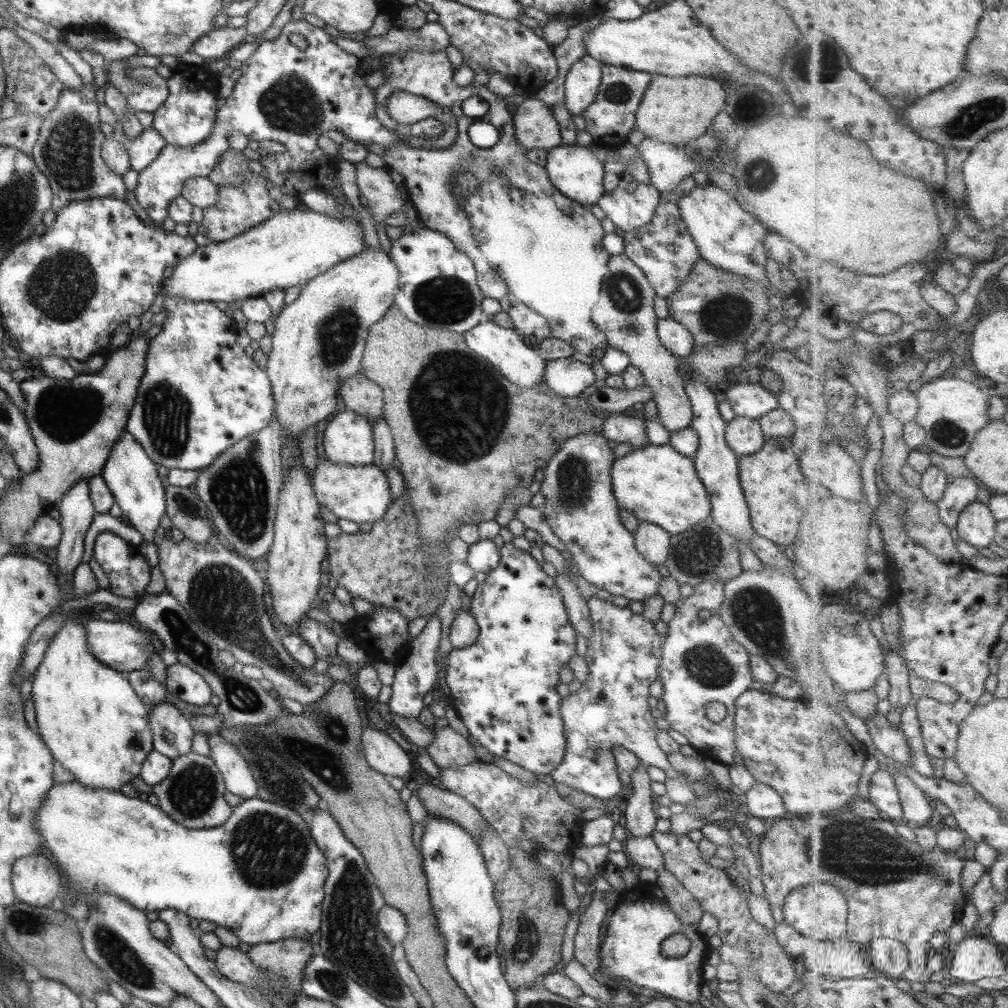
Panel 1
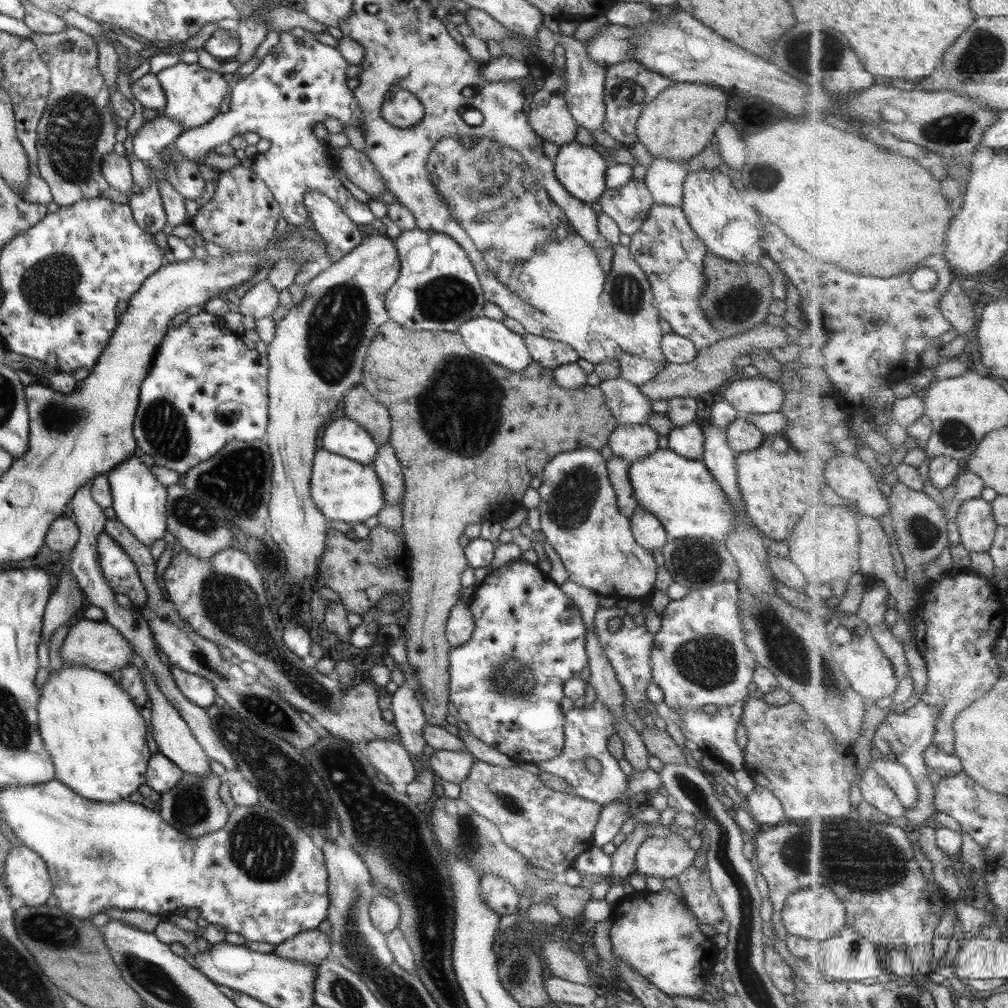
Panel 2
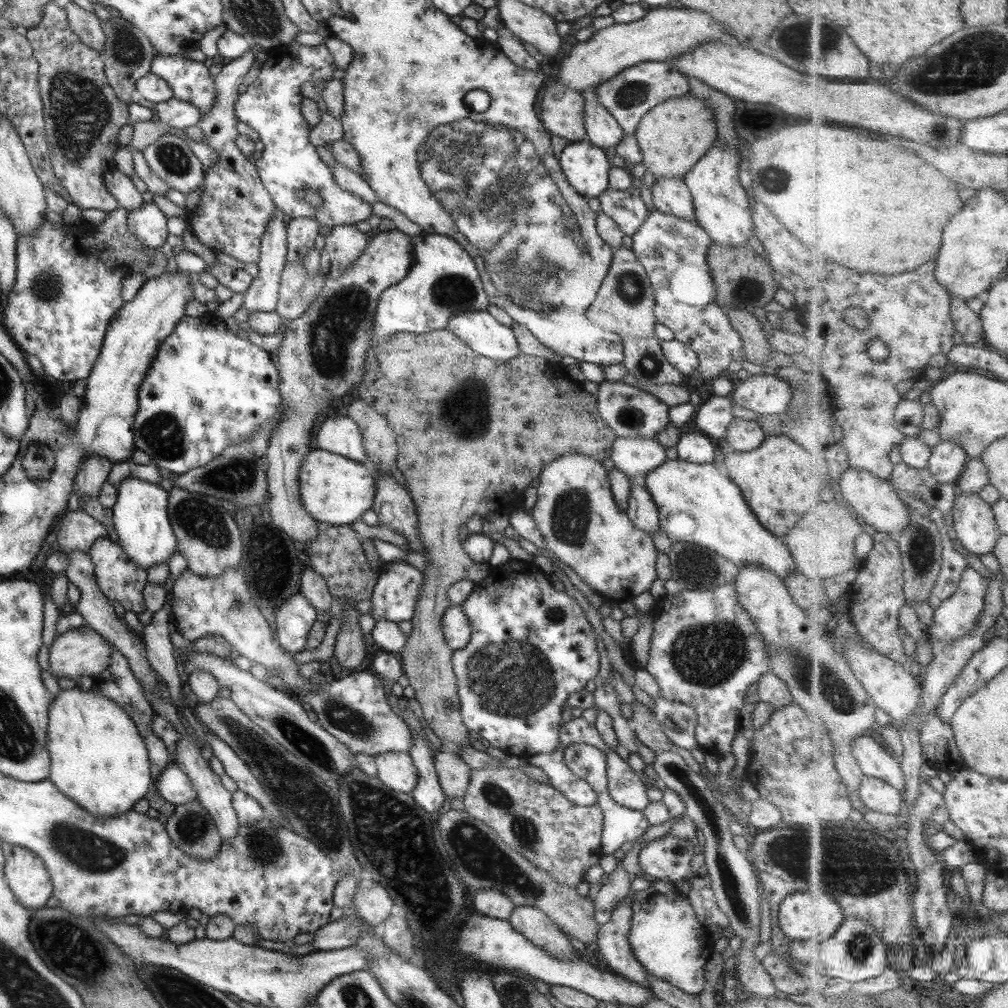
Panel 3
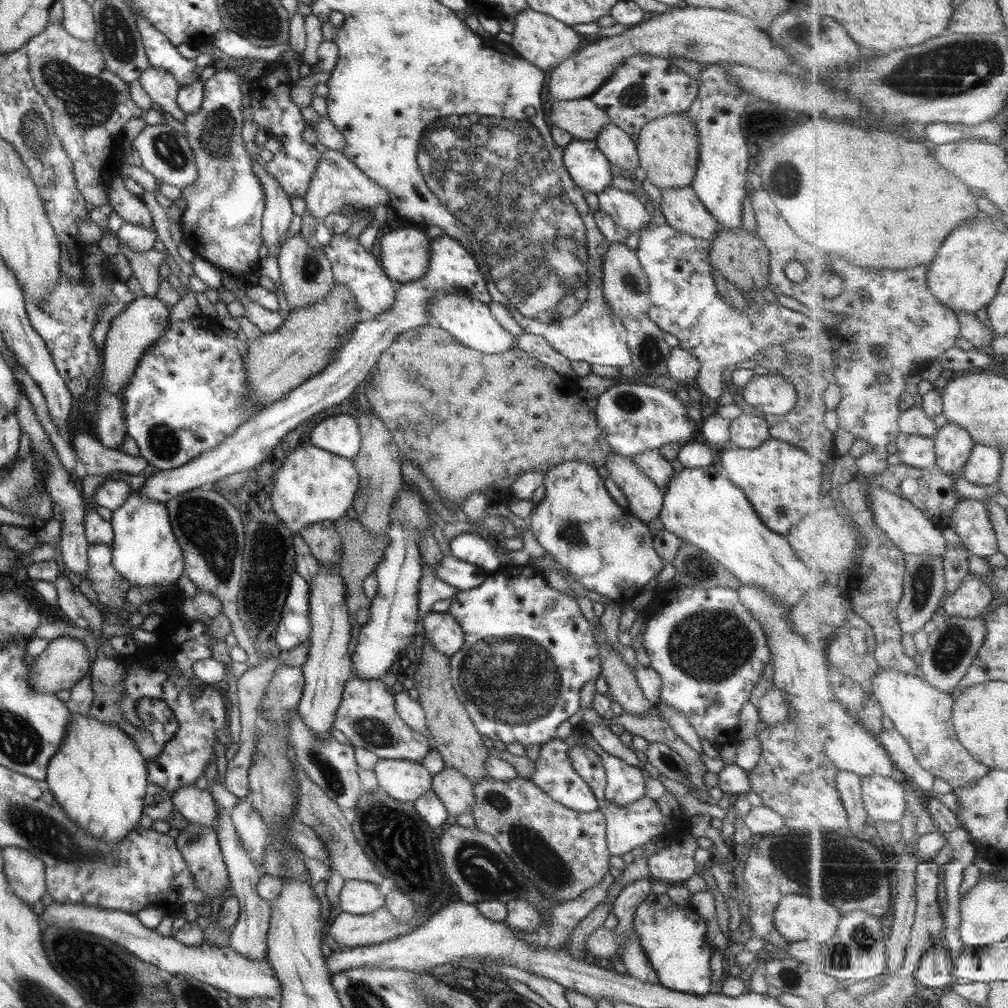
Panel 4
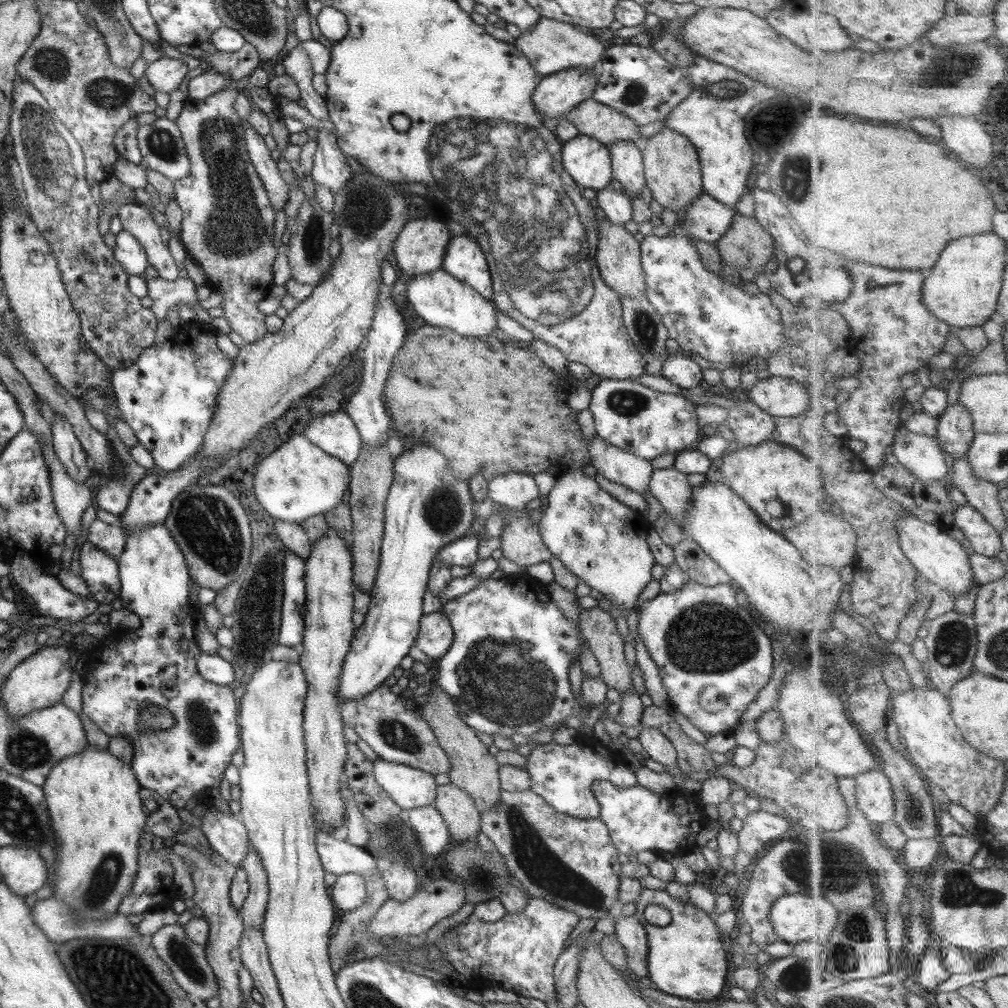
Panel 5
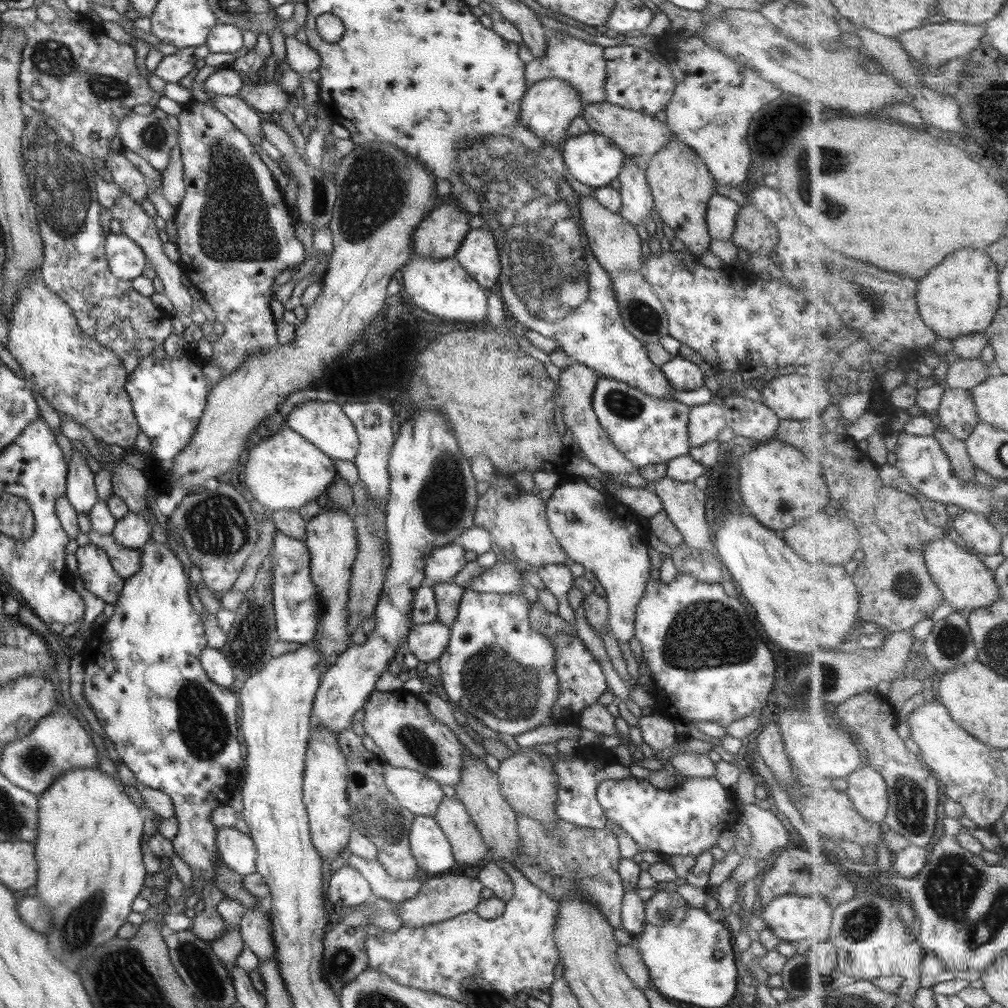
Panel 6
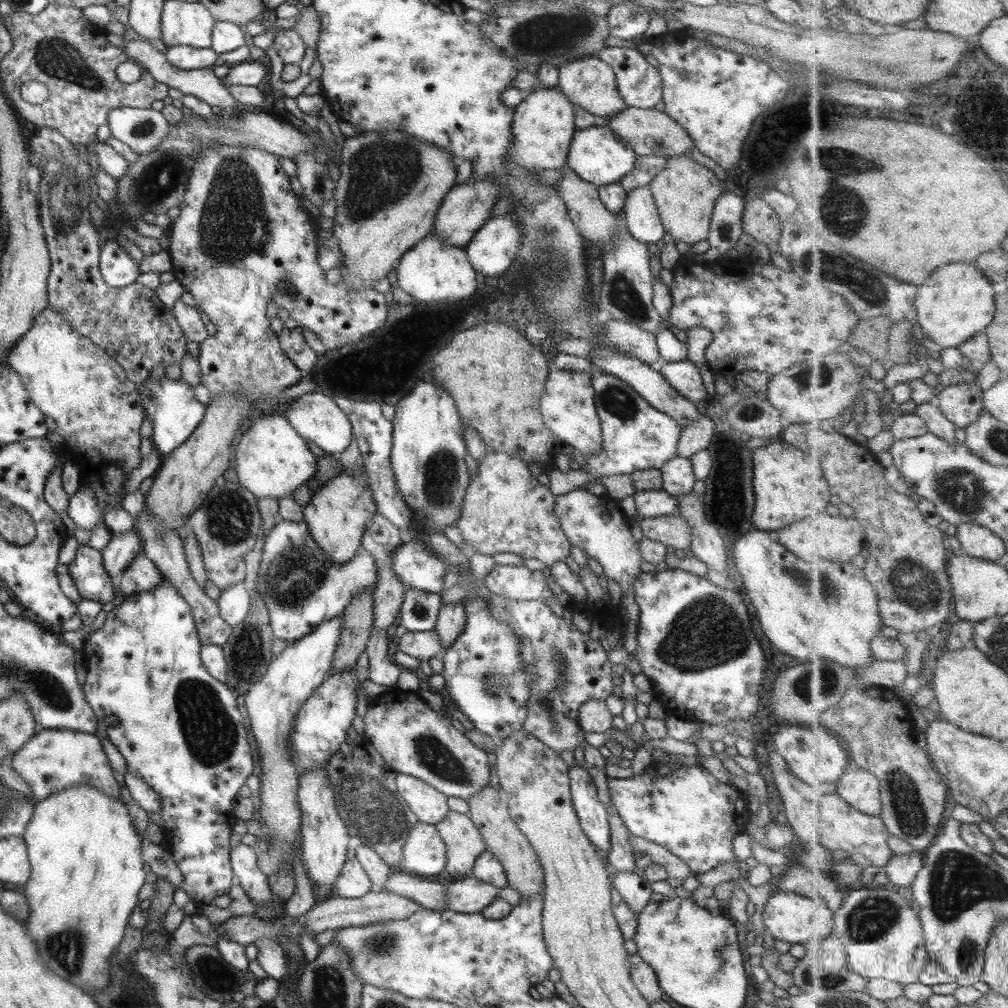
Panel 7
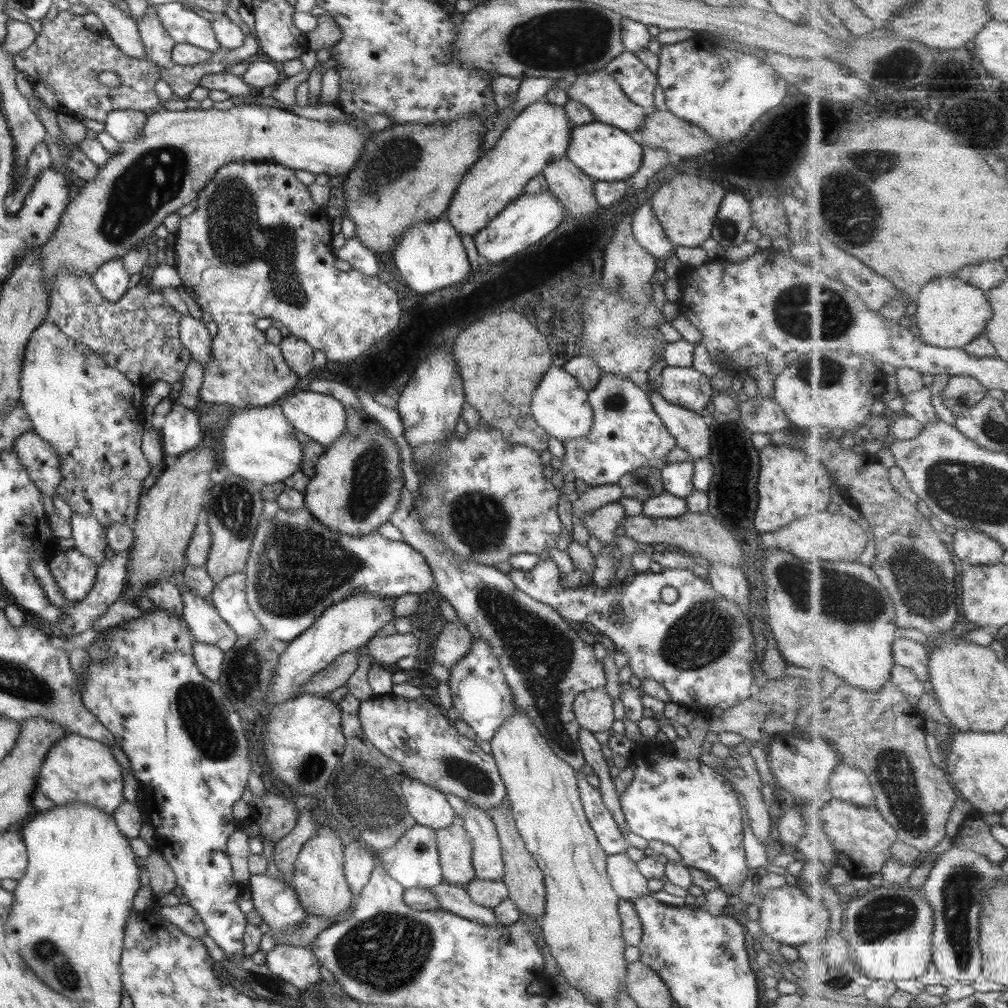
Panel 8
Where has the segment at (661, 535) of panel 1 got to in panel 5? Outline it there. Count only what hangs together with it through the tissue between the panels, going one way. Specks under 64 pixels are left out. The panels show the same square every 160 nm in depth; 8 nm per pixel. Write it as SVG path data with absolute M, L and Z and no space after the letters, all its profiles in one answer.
M597 436L591 440L590 467L603 478L626 486L631 492L643 496L648 489L652 470L650 461L625 453Z

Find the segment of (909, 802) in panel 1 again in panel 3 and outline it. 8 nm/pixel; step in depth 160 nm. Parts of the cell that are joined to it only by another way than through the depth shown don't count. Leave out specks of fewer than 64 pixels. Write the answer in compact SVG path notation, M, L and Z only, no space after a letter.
M862 734L854 740L852 751L866 776L881 778L905 794L905 776L897 759L873 734Z

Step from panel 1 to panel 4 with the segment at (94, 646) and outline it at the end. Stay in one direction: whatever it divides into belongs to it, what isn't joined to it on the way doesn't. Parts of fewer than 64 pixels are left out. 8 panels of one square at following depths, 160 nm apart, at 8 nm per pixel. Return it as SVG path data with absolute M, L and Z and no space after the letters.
M58 637L48 641L48 646L34 658L34 665L28 668L28 683L38 691L54 695L59 690L69 690L80 678L90 672L89 653L79 639Z

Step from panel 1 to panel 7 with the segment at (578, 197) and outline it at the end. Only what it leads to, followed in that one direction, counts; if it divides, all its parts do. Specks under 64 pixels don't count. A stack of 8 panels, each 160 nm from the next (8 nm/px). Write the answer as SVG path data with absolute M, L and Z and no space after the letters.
M598 123L589 128L576 129L569 143L565 163L581 180L598 187L617 183L629 172L634 158L635 154L630 148L618 140L605 124Z

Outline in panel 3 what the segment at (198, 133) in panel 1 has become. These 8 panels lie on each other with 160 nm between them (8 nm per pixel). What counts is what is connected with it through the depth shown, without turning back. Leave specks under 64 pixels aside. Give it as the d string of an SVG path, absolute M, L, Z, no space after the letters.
M158 54L152 58L150 73L161 78L171 89L172 98L192 104L199 114L215 102L213 76L200 61L183 58L183 54Z

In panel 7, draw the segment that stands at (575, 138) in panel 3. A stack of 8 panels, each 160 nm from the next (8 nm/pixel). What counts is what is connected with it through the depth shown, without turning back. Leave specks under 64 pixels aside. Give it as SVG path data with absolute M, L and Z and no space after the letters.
M625 107L606 120L606 127L625 146L630 148L635 156L661 156L663 158L677 156L691 148L692 142L685 130L664 112L656 109Z

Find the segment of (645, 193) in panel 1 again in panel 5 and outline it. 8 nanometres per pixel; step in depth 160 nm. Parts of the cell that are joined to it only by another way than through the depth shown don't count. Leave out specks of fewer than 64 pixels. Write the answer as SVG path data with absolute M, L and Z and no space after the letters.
M610 187L603 188L596 191L592 202L603 210L604 218L613 224L624 225L631 220L631 201L625 193L614 191Z

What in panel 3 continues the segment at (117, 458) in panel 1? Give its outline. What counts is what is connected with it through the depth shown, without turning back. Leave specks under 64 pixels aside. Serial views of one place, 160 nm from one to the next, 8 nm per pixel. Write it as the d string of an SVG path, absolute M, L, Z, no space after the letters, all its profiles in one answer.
M126 477L116 484L116 502L112 506L111 521L118 536L117 544L131 564L147 570L163 563L176 550L176 538L167 516L167 492L159 485L137 477Z

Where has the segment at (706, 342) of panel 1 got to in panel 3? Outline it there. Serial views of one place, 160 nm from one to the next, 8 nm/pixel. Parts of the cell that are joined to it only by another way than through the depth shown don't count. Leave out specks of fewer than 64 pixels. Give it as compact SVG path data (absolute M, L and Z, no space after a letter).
M716 242L710 243L706 252L706 263L710 270L715 290L715 305L726 312L739 309L752 314L755 308L761 308L773 300L778 286L773 280L773 270L751 247L721 246Z

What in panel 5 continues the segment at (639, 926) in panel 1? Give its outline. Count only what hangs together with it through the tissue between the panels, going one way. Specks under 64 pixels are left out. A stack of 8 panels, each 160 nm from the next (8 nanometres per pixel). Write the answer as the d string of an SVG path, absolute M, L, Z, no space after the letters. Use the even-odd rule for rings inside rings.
M642 889L635 902L635 919L646 932L647 979L653 988L682 999L711 1002L719 1000L723 977L727 972L726 943L719 937L719 931L711 921L712 916L693 907L689 902L681 904L665 891ZM647 905L657 905L671 913L672 920L667 926L651 926L643 917Z

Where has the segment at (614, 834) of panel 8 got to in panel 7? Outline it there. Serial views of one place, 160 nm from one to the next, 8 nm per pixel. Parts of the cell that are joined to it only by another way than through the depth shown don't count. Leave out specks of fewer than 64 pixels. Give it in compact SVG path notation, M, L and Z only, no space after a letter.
M569 767L569 791L573 813L577 817L581 833L599 852L607 854L611 848L605 809L597 799L596 786L586 770Z

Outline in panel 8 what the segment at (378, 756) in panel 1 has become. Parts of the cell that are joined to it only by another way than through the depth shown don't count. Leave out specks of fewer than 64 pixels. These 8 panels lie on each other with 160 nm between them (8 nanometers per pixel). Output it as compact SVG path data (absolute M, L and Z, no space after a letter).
M405 777L400 783L402 799L414 822L433 831L447 828L456 821L445 796L428 785Z

